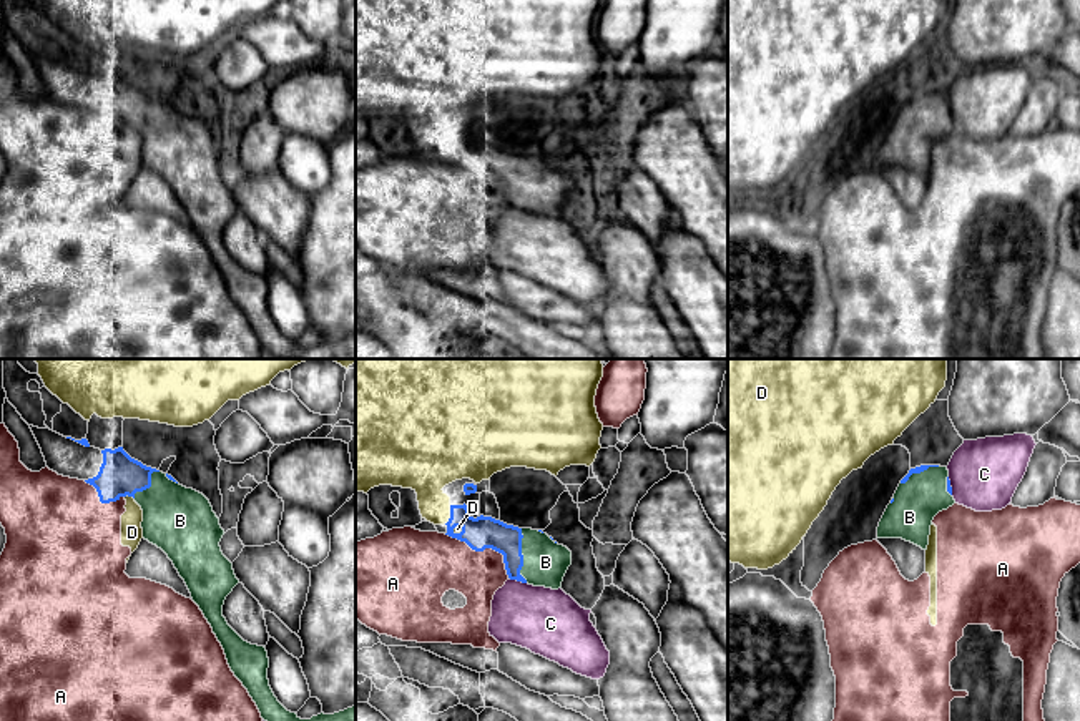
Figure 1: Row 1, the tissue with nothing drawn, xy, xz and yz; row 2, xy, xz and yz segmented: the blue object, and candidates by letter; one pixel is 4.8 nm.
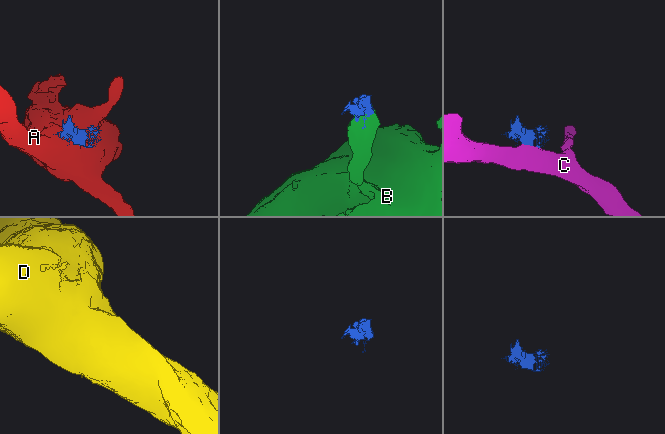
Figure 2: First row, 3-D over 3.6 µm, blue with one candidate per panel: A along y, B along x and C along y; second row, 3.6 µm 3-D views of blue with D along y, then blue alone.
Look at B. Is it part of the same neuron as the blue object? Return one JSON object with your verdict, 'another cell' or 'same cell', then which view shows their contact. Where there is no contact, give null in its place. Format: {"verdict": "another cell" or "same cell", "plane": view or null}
{"verdict": "same cell", "plane": "xz"}

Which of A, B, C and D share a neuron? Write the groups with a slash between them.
A / B / C / D

